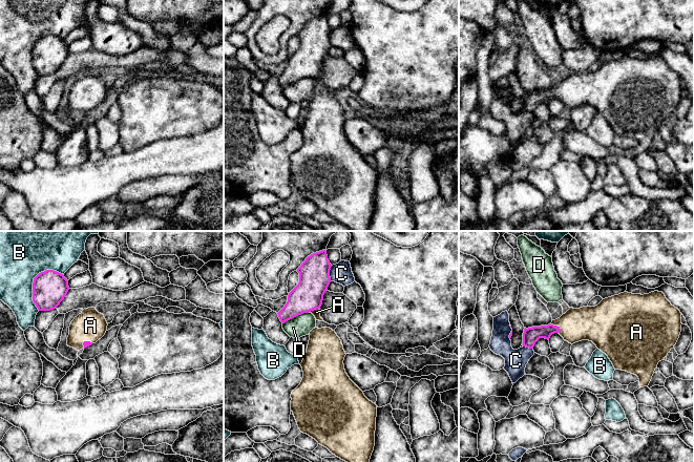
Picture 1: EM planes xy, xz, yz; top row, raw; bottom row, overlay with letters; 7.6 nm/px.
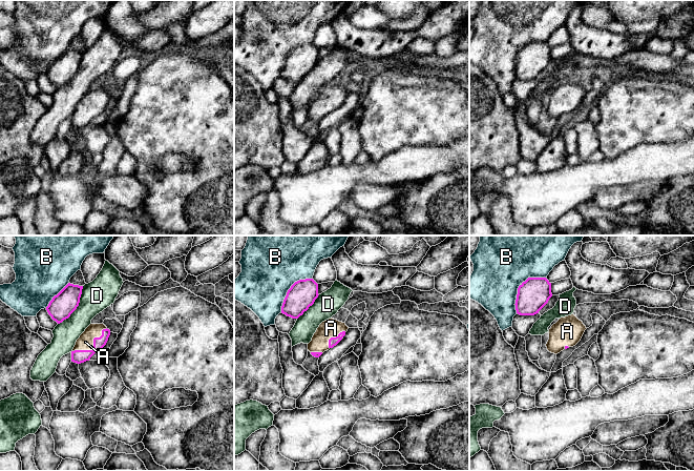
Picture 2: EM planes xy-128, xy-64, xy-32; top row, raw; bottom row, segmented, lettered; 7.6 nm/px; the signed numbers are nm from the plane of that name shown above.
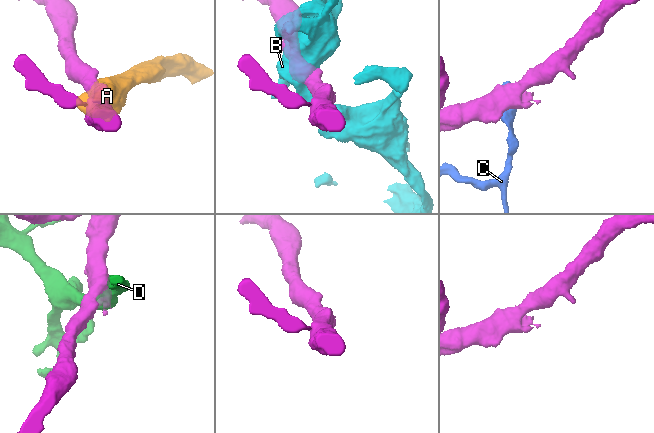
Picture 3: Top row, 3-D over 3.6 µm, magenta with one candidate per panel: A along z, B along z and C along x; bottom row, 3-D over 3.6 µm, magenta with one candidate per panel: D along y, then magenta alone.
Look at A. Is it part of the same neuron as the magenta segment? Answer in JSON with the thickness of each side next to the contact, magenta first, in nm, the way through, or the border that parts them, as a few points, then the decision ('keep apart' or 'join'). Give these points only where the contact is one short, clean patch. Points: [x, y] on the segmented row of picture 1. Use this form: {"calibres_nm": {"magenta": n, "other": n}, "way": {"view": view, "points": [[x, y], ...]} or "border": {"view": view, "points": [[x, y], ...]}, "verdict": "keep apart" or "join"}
{"calibres_nm": {"magenta": 120, "other": 260}, "verdict": "join"}

